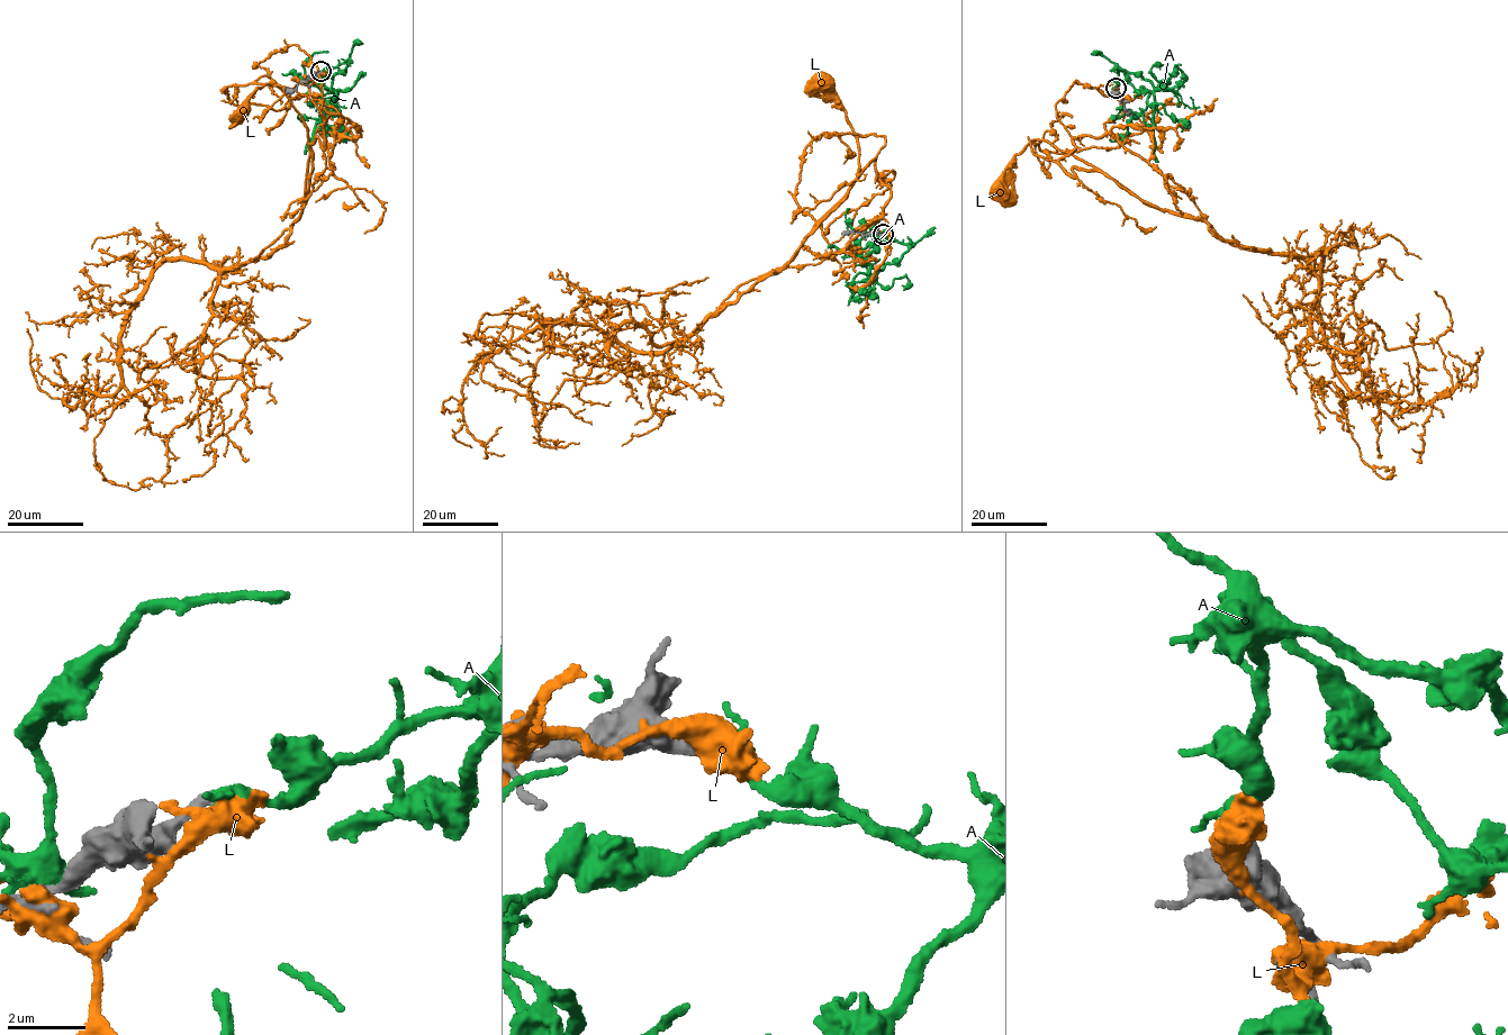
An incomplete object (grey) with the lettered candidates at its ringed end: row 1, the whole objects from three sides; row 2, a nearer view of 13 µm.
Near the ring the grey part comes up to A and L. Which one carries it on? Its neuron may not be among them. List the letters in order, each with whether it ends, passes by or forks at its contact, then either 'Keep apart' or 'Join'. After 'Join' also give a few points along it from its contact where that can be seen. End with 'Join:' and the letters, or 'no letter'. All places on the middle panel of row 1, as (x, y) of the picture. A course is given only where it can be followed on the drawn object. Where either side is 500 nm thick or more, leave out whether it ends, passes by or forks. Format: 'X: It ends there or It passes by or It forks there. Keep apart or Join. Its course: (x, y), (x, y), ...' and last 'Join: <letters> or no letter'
A: It passes by. Join. Its course: (883, 234), (908, 251), (877, 271), (858, 256), (879, 241), (851, 227), (845, 216), (849, 209)
L: Keep apart
Join: A

